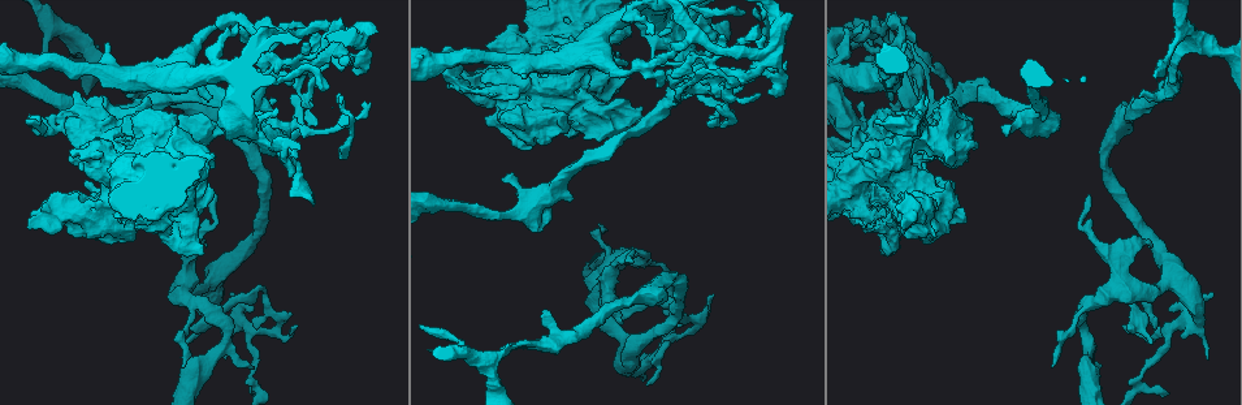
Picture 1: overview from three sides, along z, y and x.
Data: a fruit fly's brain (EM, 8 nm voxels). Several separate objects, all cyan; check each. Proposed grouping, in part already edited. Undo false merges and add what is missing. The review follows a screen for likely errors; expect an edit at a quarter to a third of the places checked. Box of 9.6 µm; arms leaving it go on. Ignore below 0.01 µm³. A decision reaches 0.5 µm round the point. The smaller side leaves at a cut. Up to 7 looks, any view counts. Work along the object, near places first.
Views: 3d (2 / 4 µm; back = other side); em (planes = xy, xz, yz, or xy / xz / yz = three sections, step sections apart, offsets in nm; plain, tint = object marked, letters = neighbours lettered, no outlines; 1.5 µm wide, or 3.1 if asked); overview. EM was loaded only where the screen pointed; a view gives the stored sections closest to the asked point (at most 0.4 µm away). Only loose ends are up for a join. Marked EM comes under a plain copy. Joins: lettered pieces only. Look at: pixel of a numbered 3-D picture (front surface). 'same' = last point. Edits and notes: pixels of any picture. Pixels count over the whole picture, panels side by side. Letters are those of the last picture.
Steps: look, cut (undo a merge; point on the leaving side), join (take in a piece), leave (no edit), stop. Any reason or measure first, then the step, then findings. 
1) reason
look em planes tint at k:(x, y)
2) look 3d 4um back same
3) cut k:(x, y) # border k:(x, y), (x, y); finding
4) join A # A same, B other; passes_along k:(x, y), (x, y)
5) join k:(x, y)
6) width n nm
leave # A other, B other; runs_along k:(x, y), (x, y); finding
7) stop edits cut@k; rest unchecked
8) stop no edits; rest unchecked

free end
look 3d 2um at 1:(447, 46)

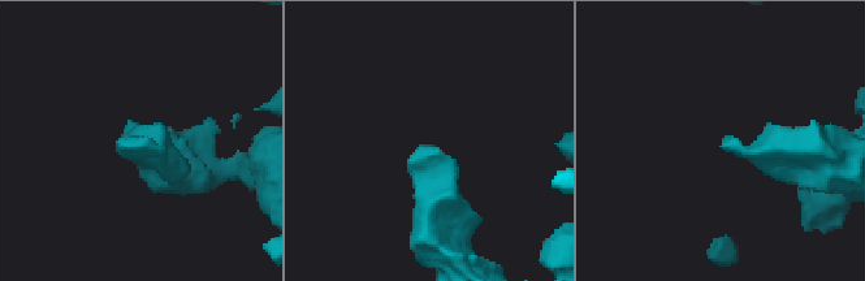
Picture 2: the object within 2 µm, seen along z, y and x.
look em xy step 8 letters at 2:(729, 136)

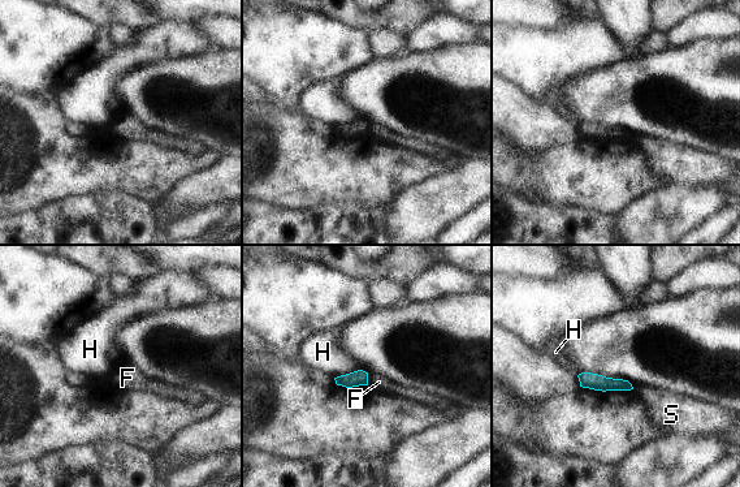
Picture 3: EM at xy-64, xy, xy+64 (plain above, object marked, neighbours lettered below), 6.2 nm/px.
another direction
look em xz step 8 letters same

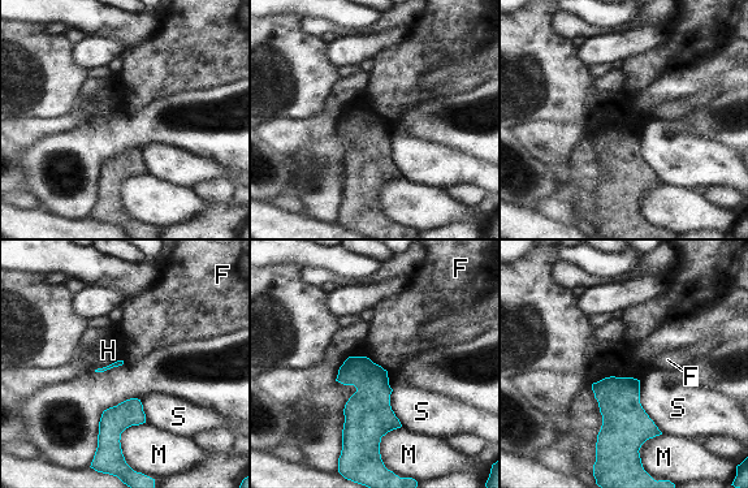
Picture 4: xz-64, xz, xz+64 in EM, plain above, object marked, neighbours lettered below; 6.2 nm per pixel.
longest_contact S 360 nm
leave # F other, H other, M other, S other; border 4:(122, 359), (94, 370); none of them fits

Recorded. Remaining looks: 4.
free end
look 3d 4um at 1:(241, 37)

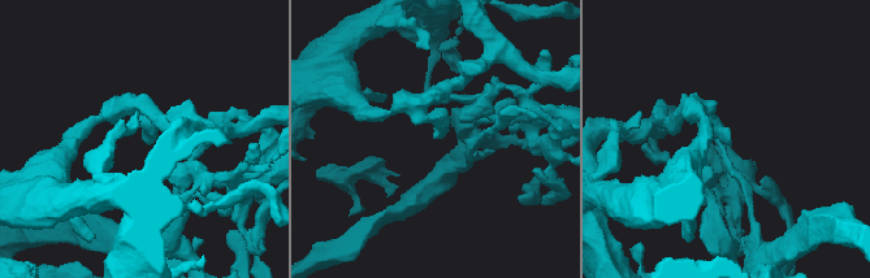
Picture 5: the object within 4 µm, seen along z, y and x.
now the EM
look em planes letters at 5:(435, 138)

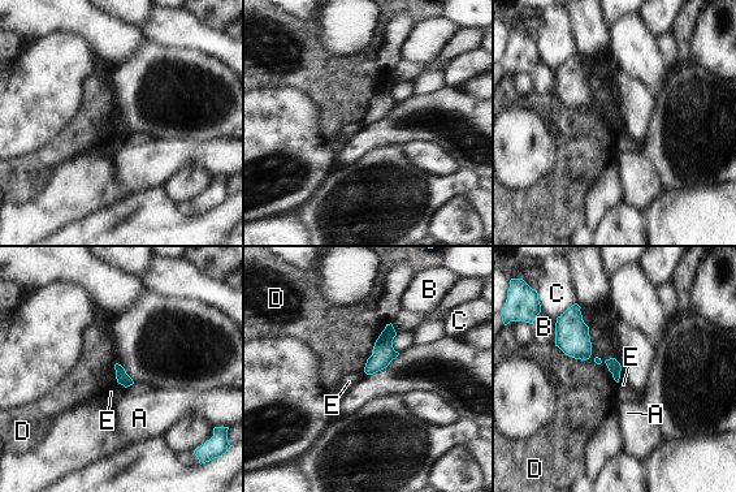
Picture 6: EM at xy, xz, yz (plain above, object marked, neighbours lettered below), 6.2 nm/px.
longest_contact D 240 nm
leave # A other, B other, C other, D other, E other; border 6:(113, 368), (116, 380), (126, 388); none of them fits

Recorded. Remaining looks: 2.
thin end
look 3d 2um back at 1:(889, 104)

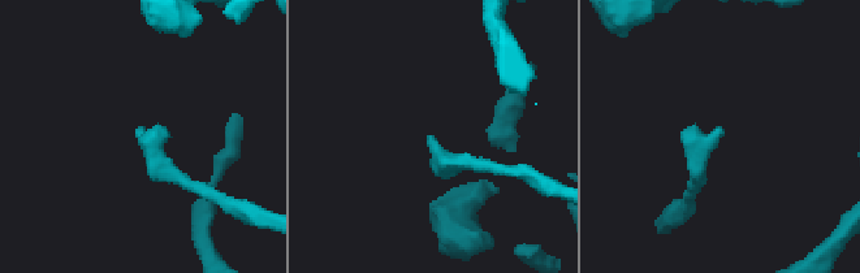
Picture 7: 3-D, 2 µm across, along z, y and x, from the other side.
now the EM
look em xy step 4 letters at 7:(430, 138)

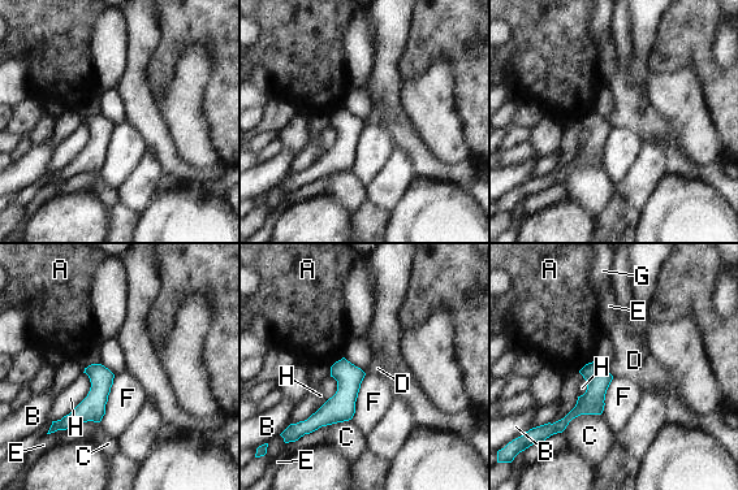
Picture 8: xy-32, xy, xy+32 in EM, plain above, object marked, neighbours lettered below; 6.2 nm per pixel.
leave # A other, B other, C other, D other, E other, F other, G other, H other; runs_along 8:(100, 368), (98, 395), (67, 424); none of them fits

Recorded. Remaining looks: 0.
stop no edits; rest unchecked

